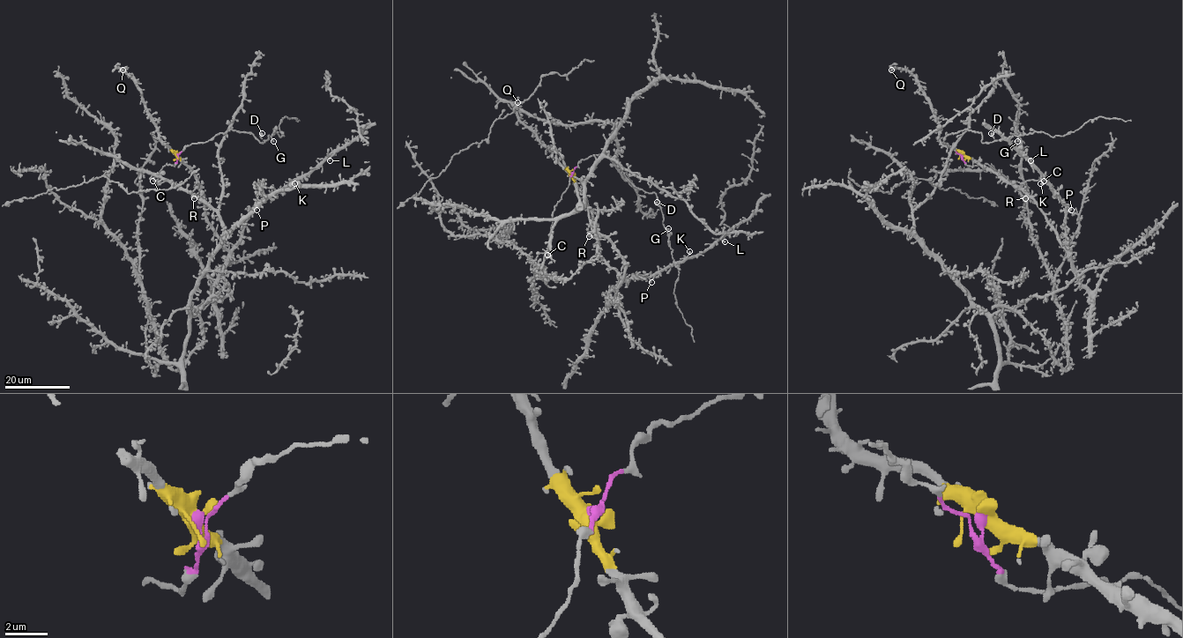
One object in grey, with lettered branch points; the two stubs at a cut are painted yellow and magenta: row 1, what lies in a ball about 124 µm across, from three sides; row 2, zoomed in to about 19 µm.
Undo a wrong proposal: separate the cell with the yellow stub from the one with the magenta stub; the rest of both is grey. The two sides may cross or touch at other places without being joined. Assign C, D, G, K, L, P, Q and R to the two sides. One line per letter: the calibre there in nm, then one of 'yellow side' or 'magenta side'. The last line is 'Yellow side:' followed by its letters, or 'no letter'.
C: calibre 400 nm; magenta side
D: calibre 550 nm; magenta side
G: calibre 280 nm; magenta side
K: calibre 380 nm; yellow side
L: calibre 320 nm; yellow side
P: calibre 360 nm; yellow side
Q: calibre 280 nm; yellow side
R: calibre 440 nm; yellow side
Yellow side: K, L, P, Q, R

